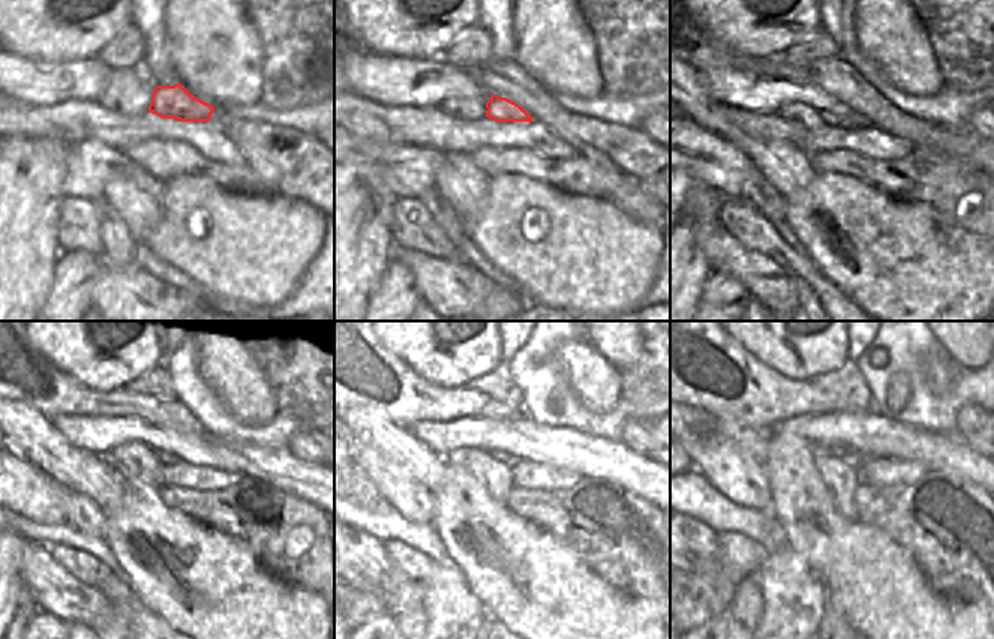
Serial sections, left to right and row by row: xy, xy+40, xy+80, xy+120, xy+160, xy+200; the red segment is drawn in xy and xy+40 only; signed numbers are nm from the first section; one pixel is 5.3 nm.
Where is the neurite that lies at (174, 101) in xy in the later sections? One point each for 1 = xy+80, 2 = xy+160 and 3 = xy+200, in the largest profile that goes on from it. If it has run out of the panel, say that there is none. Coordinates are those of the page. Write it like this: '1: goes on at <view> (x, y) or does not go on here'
1: goes on at xy+80 (849, 119)
2: goes on at xy+160 (502, 456)
3: goes on at xy+200 (838, 452)

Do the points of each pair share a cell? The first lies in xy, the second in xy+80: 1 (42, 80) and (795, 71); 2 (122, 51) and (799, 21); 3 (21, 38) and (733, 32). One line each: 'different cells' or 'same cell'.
1: different cells
2: different cells
3: same cell

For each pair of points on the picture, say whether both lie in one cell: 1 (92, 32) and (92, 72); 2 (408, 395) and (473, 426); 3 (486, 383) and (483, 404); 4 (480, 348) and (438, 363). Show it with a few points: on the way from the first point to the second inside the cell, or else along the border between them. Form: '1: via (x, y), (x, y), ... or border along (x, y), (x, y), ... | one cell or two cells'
1: border along (93, 57), (66, 60), (57, 65) | two cells
2: border along (492, 417), (456, 417), (452, 420), (422, 422) | two cells
3: border along (465, 386), (517, 408) | two cells
4: via (470, 348), (462, 348), (449, 359) | one cell

